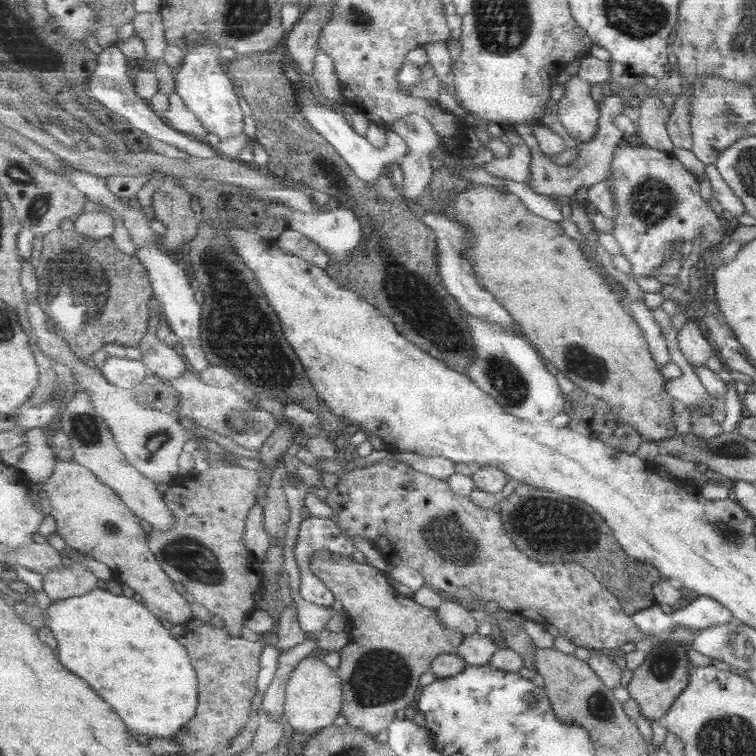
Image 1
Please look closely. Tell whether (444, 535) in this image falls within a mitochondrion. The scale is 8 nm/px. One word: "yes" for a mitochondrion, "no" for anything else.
yes

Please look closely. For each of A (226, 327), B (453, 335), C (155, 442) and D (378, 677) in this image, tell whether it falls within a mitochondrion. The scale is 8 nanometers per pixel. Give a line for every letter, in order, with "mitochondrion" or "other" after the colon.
A: mitochondrion
B: mitochondrion
C: mitochondrion
D: mitochondrion

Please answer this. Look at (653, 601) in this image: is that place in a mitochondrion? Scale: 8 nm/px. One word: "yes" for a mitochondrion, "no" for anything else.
no

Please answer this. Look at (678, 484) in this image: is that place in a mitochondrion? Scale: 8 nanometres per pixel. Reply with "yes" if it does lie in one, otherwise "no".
no

